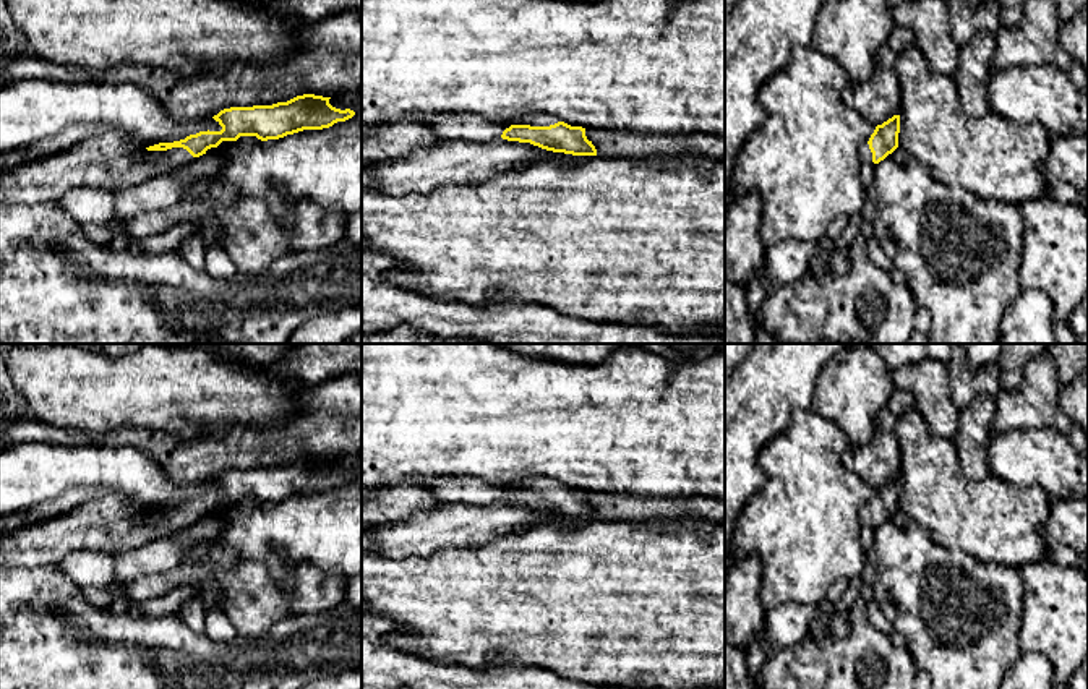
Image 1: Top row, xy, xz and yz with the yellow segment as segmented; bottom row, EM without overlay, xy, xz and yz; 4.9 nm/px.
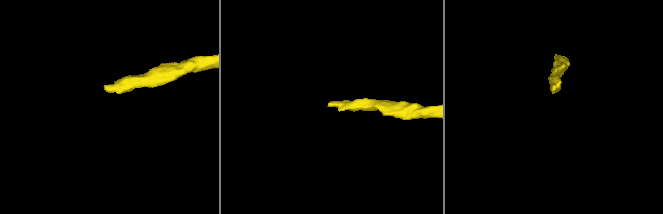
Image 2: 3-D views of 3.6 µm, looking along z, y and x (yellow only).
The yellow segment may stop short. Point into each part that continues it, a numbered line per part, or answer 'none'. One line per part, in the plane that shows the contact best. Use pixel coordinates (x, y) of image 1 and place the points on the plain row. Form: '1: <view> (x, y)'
1: xz (469, 490)

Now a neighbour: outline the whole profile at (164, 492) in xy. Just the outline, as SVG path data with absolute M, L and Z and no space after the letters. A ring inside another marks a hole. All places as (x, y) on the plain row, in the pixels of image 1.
M18 443L0 447L0 517L29 511L71 488L102 488L109 494L128 498L141 512L222 493L212 480L175 485L149 454L133 446Z

